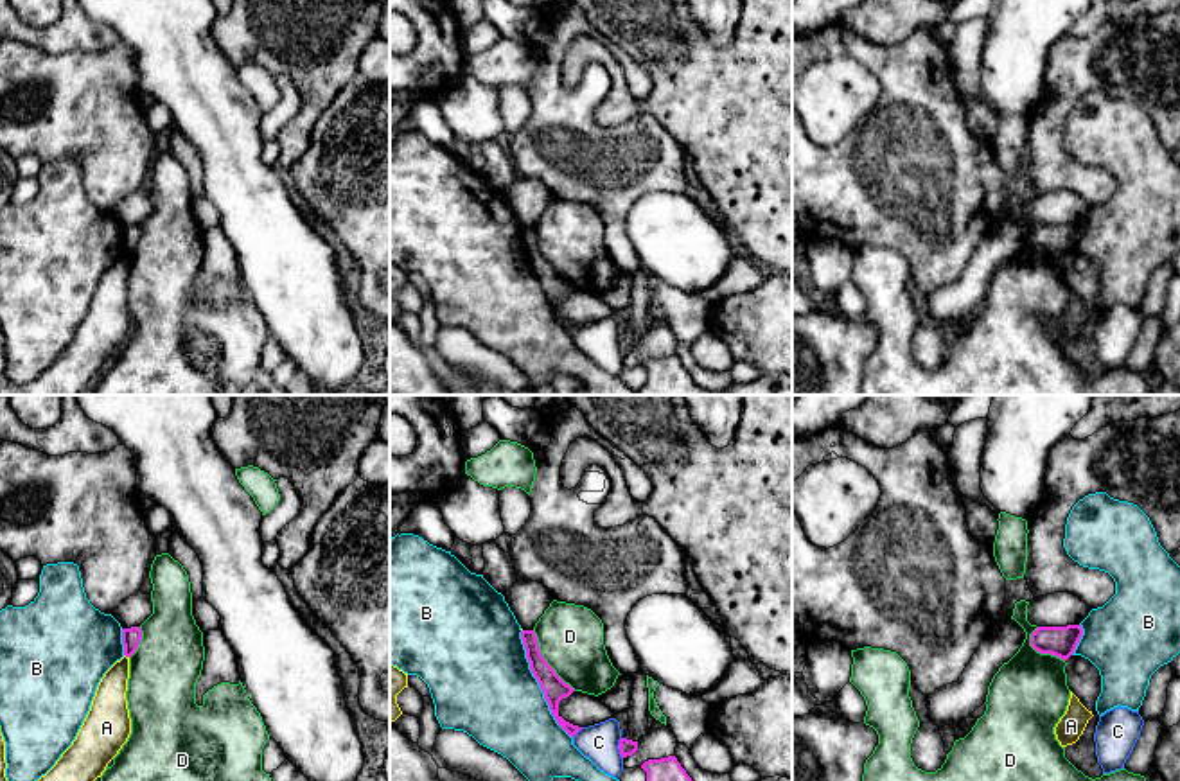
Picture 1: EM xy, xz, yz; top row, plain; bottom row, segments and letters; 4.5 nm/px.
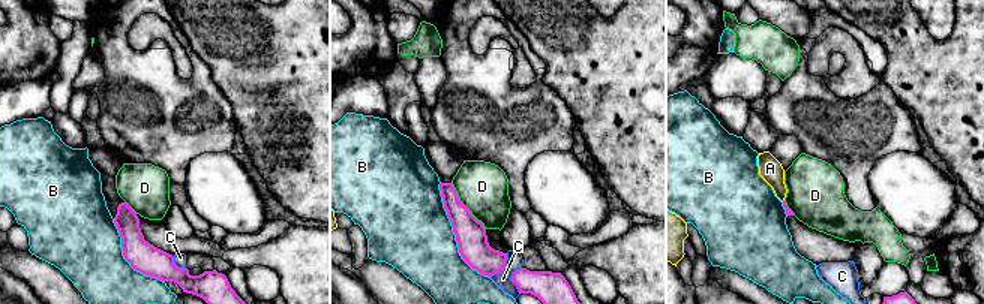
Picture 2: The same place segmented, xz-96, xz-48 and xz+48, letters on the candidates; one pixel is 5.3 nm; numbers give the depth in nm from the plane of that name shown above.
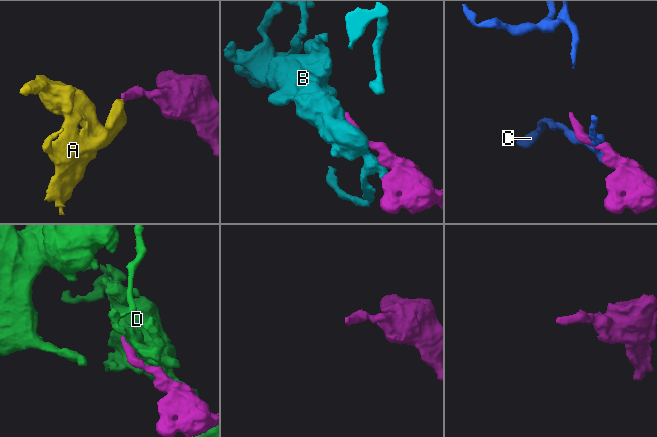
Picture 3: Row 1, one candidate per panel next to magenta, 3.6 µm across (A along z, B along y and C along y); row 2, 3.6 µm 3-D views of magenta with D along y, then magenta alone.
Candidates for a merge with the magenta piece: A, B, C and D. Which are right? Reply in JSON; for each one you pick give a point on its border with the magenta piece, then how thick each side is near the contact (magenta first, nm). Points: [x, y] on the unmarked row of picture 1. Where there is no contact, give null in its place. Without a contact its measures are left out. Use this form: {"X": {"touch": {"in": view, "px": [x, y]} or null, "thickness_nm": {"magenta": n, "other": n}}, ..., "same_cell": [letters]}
{"same_cell": []}

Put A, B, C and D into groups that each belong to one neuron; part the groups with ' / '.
A / B / C / D

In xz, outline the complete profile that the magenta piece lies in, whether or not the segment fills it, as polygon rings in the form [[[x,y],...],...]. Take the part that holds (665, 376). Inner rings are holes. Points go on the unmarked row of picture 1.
[[[675,354],[648,357],[641,366],[647,370],[647,382],[638,395],[731,395],[700,388]]]

